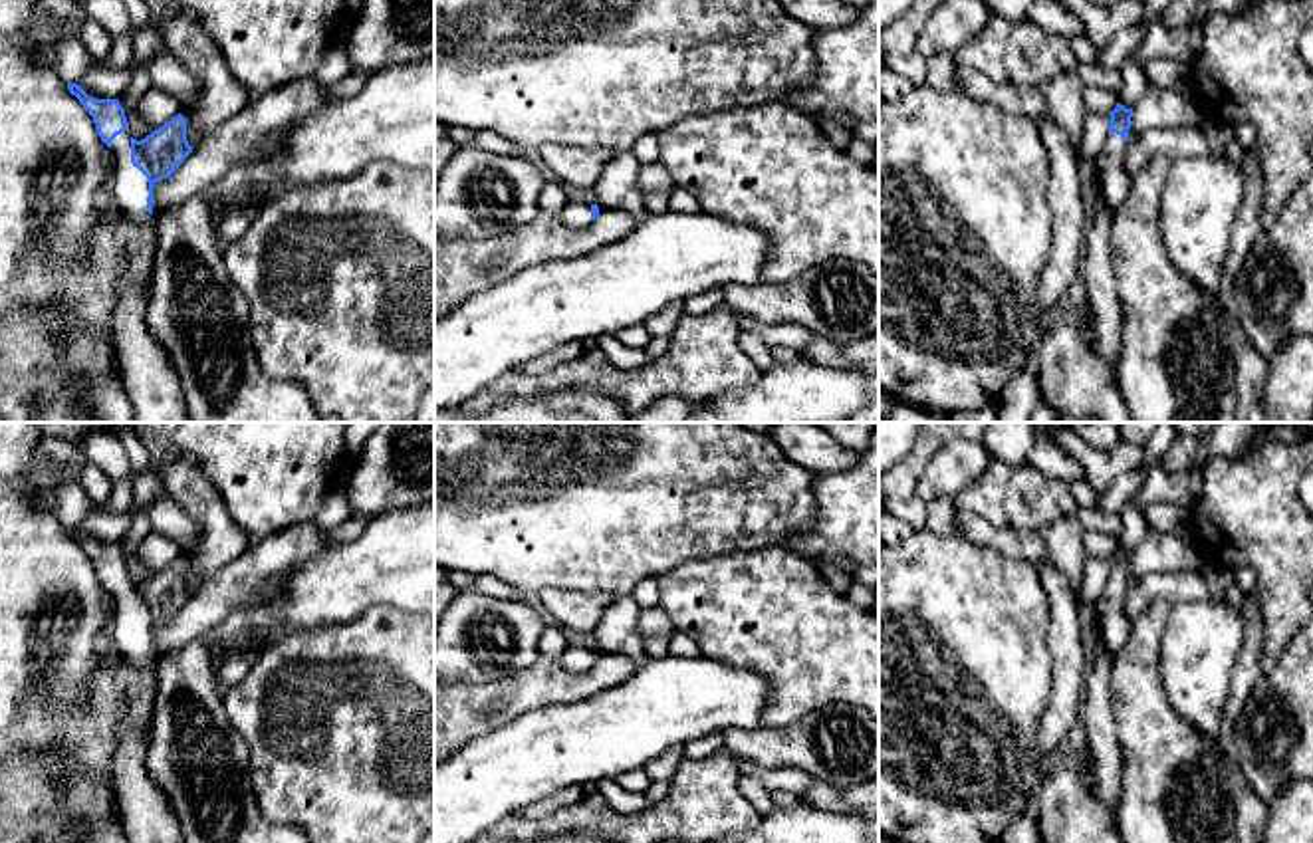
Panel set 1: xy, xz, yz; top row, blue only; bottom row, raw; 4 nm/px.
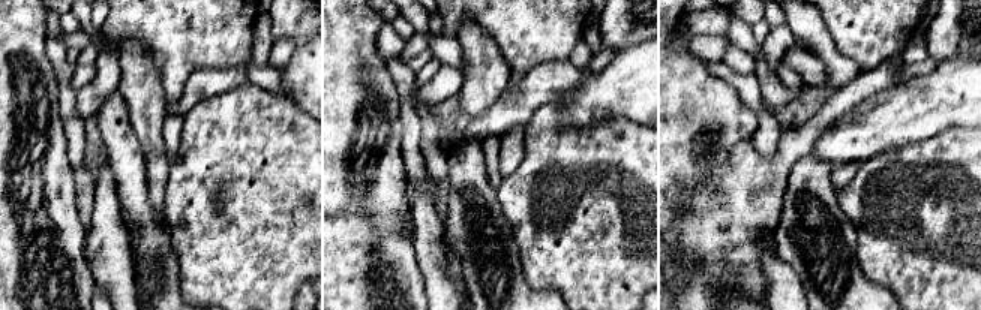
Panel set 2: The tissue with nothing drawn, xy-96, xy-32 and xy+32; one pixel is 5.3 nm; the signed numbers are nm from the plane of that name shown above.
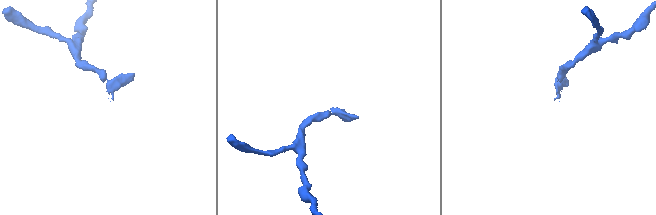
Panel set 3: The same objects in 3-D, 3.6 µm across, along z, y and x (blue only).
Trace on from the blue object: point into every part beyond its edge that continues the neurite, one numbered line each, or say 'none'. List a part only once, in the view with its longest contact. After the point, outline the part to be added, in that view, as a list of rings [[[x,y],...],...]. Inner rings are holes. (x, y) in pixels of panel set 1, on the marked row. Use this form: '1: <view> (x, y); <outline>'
1: xy (131, 189); [[[129,131],[111,141],[111,151],[117,163],[113,184],[113,200],[139,224],[151,222],[147,212],[149,182],[147,177],[131,163]]]

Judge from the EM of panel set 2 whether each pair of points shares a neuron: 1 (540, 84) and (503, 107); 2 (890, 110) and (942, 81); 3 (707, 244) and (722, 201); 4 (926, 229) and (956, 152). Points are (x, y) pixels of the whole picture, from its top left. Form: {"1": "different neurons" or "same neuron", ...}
{"1": "same neuron", "2": "same neuron", "3": "same neuron", "4": "same neuron"}

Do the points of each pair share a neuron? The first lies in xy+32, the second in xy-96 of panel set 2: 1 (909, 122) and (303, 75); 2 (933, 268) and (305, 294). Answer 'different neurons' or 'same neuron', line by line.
1: same neuron
2: different neurons

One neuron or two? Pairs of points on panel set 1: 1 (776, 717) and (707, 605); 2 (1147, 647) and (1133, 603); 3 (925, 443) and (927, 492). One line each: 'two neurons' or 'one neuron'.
1: one neuron
2: two neurons
3: two neurons

